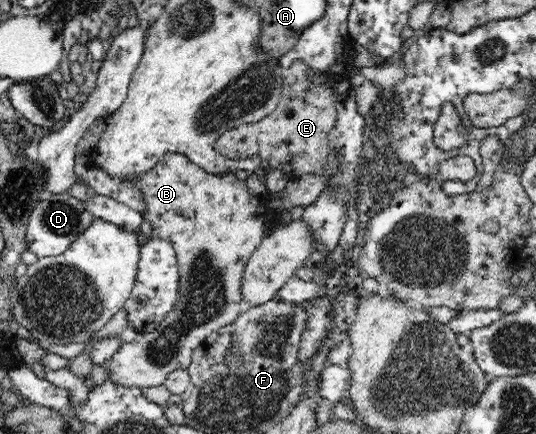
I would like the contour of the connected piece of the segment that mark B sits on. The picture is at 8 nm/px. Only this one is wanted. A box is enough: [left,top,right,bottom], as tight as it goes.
[101,153,291,388]

